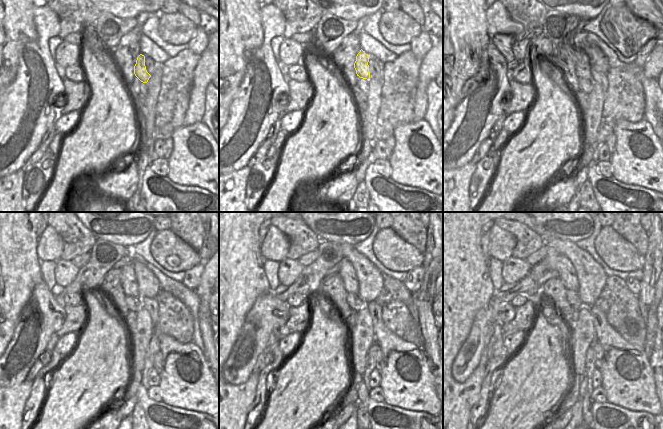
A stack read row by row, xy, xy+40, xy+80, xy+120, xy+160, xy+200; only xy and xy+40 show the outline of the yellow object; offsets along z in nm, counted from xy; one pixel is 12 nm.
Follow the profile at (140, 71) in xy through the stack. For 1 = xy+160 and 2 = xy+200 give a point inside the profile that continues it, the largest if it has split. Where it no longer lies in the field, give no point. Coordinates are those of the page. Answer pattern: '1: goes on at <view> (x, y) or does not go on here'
1: goes on at xy+160 (348, 275)
2: goes on at xy+200 (566, 272)

